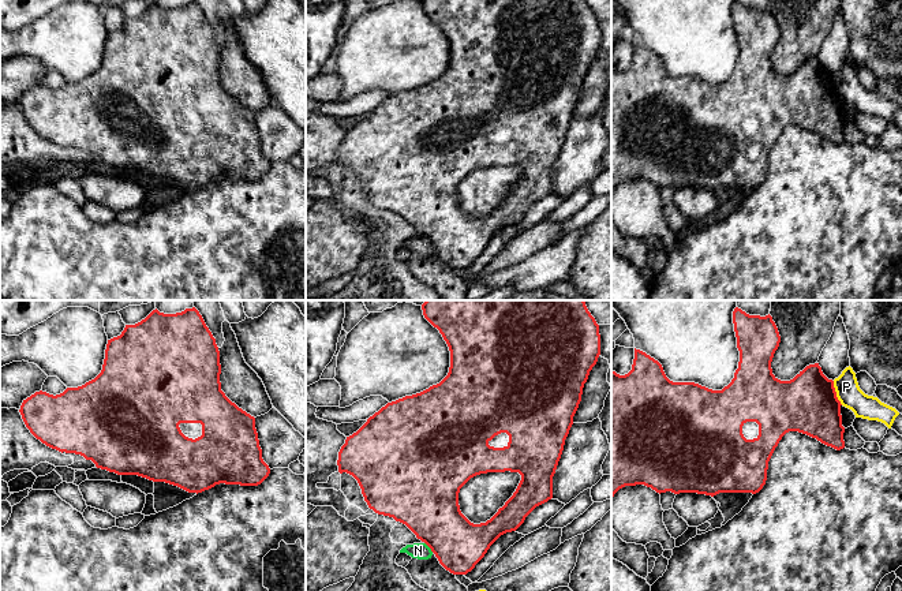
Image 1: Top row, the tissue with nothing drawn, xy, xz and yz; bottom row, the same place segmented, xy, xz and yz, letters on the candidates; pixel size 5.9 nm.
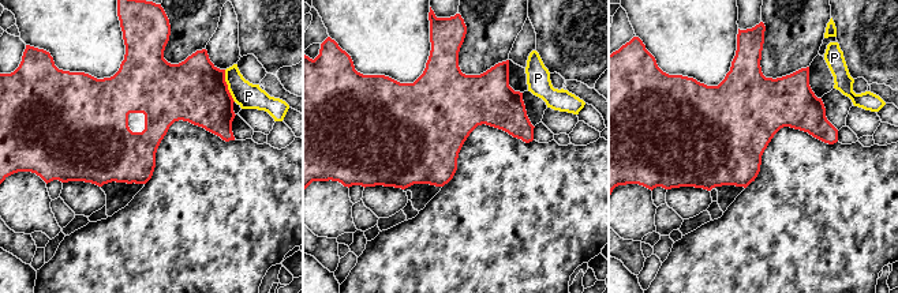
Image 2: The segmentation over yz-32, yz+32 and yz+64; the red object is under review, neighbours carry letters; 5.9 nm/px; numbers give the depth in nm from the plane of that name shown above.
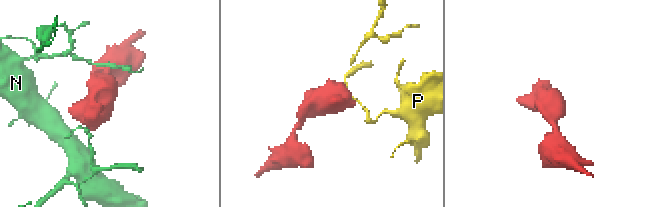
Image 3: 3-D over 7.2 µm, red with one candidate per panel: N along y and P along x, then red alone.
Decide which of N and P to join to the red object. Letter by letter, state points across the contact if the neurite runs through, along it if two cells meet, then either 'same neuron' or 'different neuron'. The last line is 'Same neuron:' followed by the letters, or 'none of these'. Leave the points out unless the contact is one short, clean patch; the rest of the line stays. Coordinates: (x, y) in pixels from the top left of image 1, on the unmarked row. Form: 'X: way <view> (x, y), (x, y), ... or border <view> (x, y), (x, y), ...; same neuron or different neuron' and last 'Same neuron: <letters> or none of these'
N: different neuron
P: border yz (833, 75), (835, 90), (842, 98); different neuron
Same neuron: none of these

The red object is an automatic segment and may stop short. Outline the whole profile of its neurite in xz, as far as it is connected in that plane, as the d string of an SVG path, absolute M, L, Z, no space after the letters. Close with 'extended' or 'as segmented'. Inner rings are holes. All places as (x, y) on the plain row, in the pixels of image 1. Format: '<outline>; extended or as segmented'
M422 0L424 12L439 25L450 45L450 61L448 70L428 83L388 97L352 130L338 146L338 167L352 169L367 197L378 209L393 212L405 218L418 233L424 236L438 253L439 258L453 269L467 269L484 251L490 240L504 228L516 225L525 212L539 199L553 192L553 171L561 153L565 134L573 119L573 111L581 96L583 82L590 66L600 49L599 19L587 0ZM487 167L519 167L521 175L513 190L486 217L474 218L460 205L460 183L474 171Z; extended

